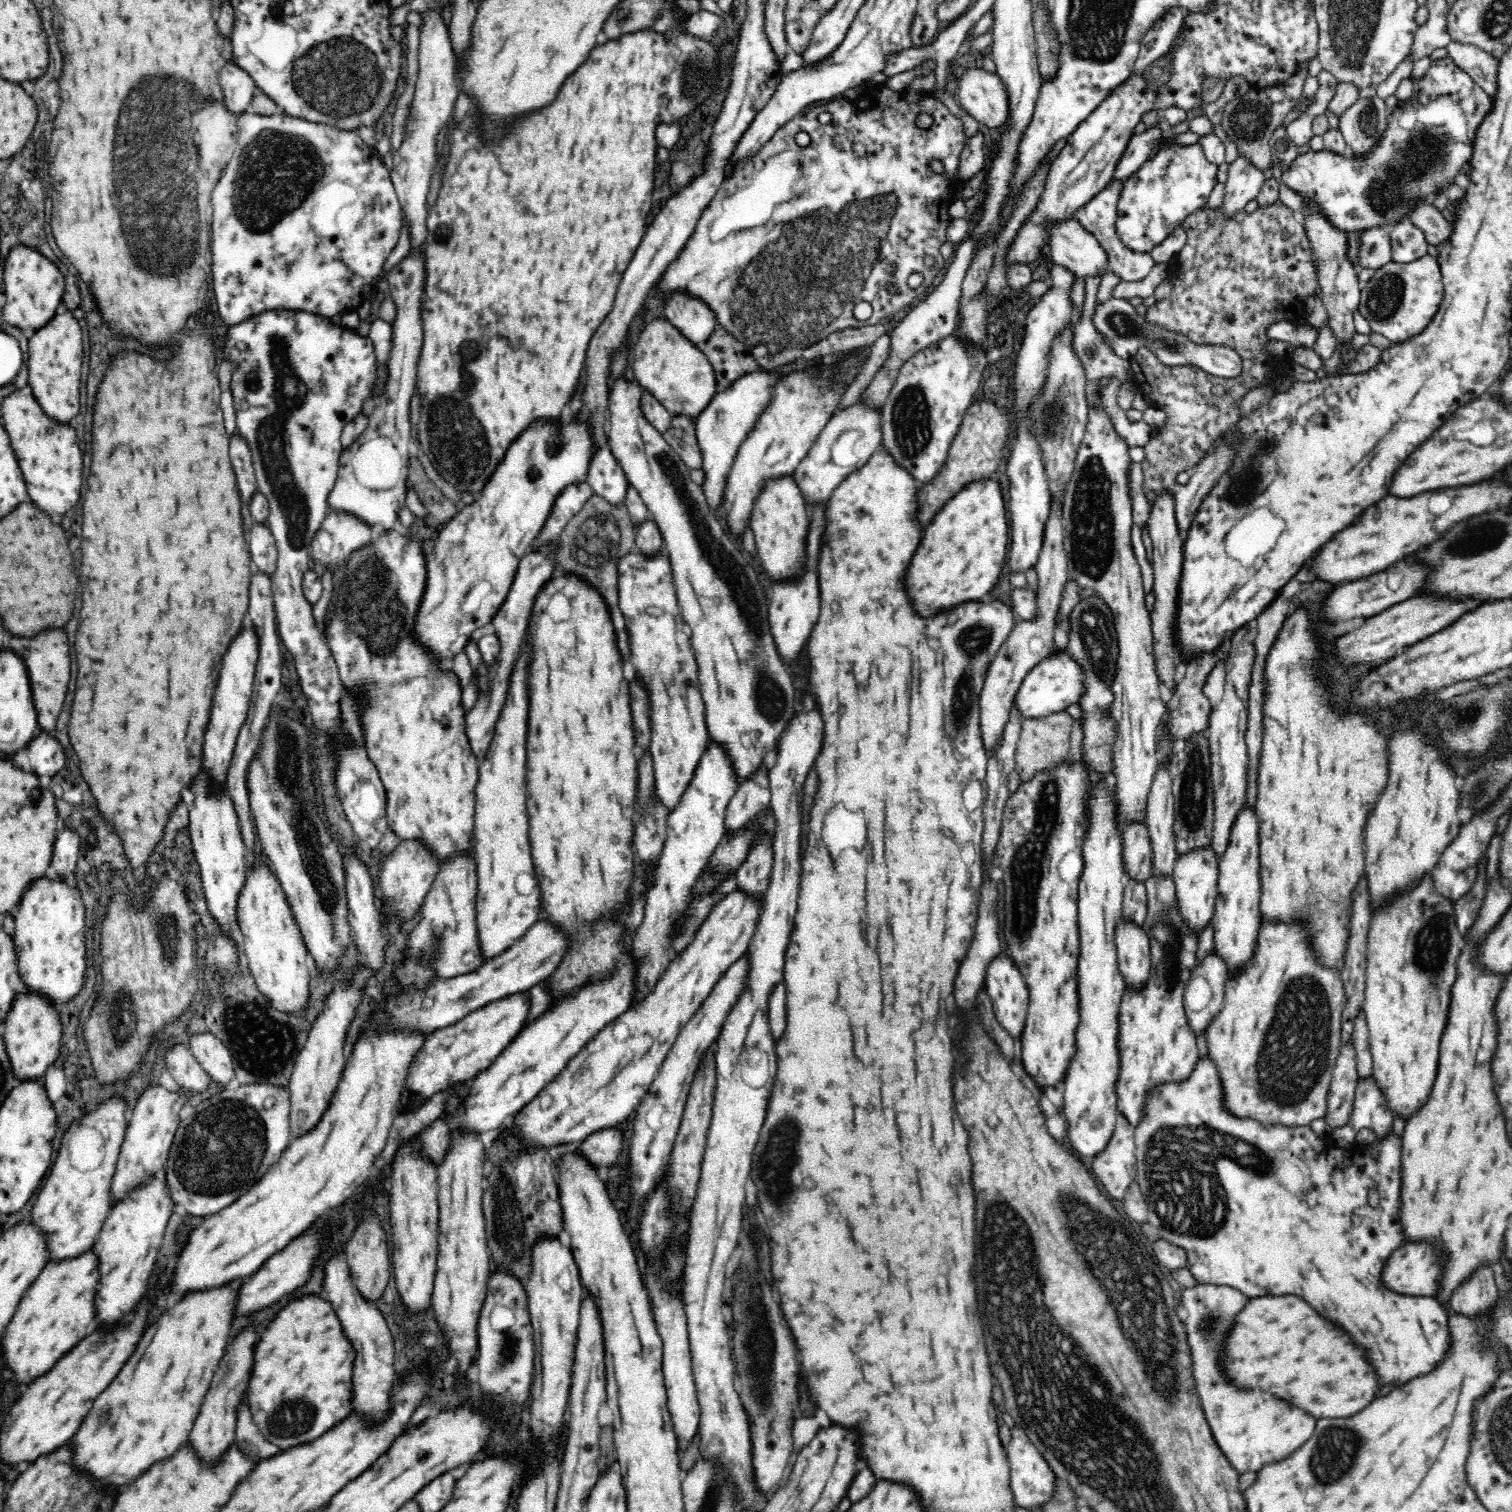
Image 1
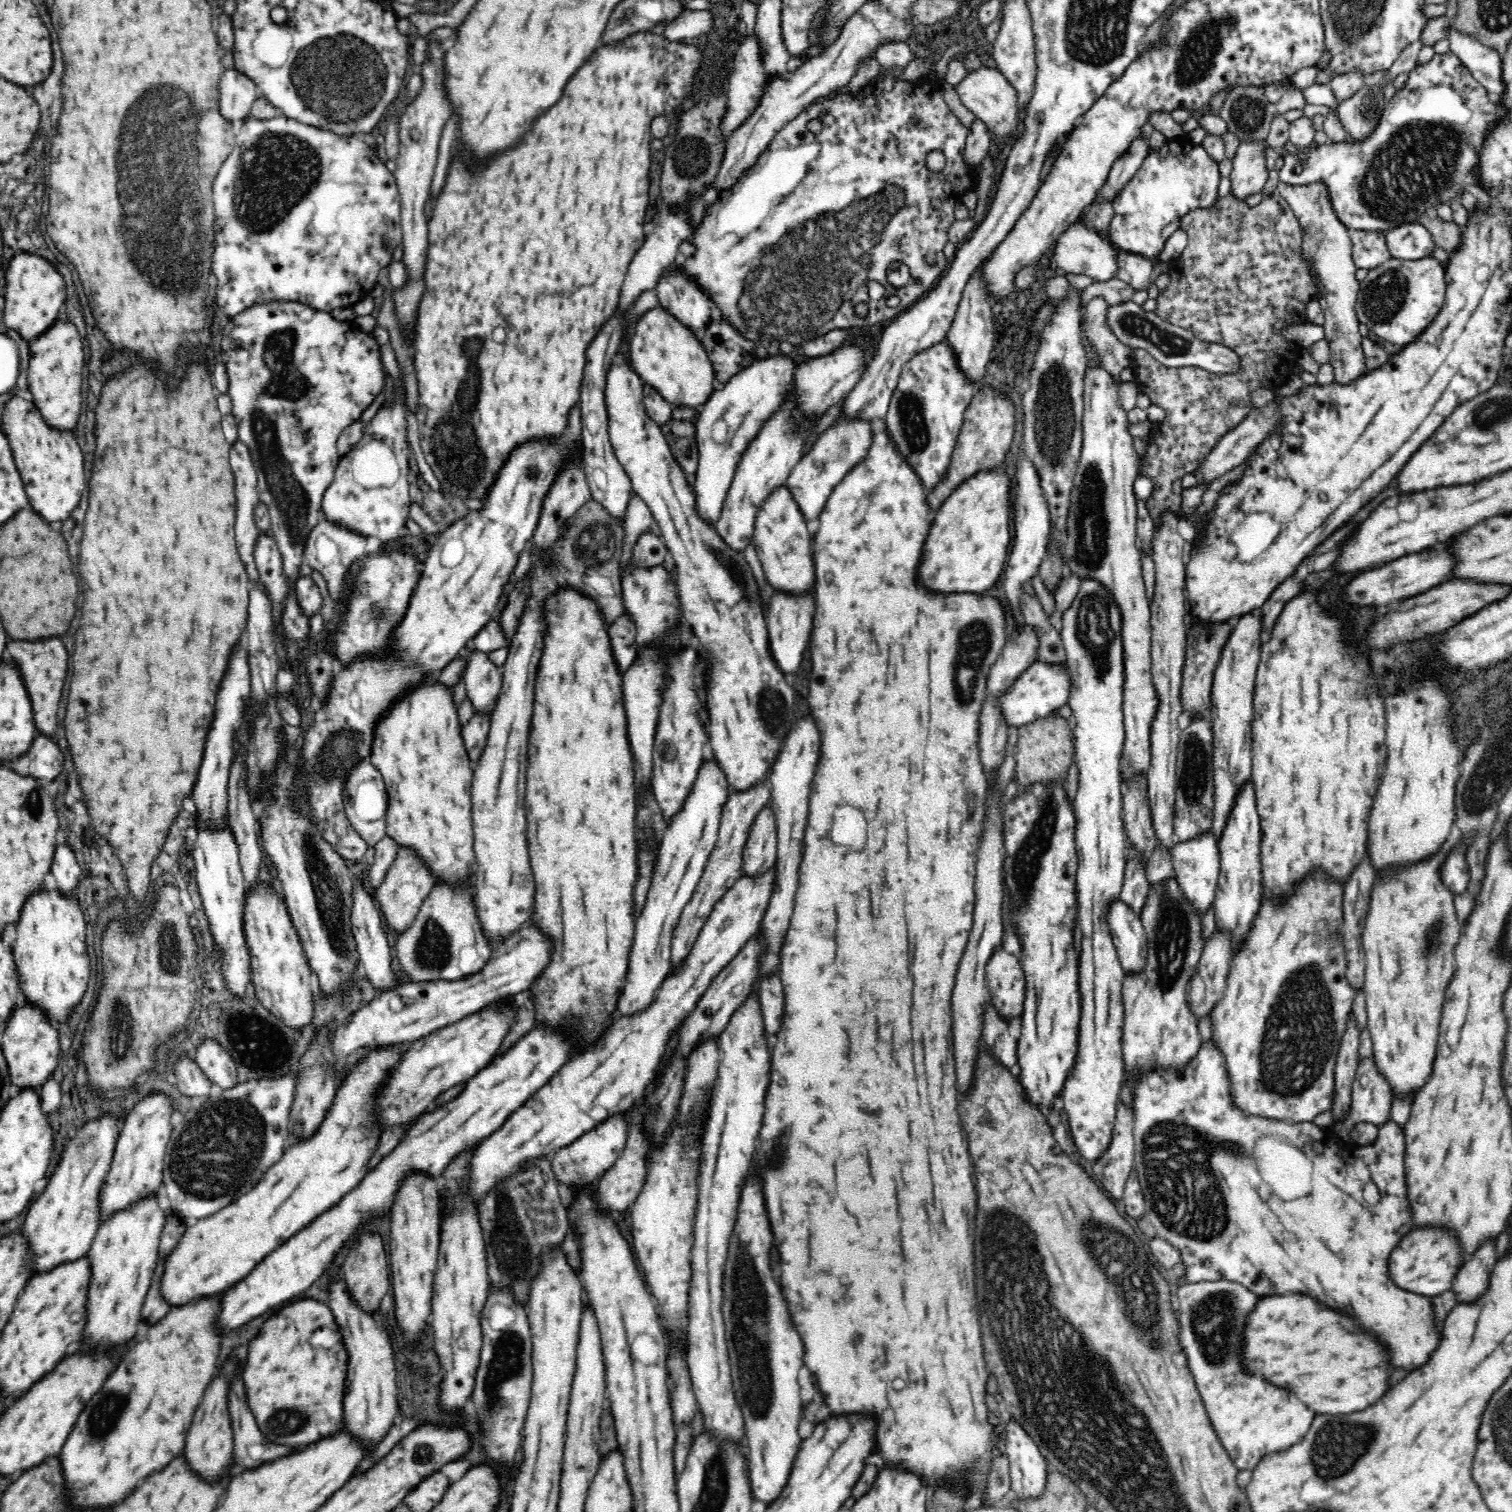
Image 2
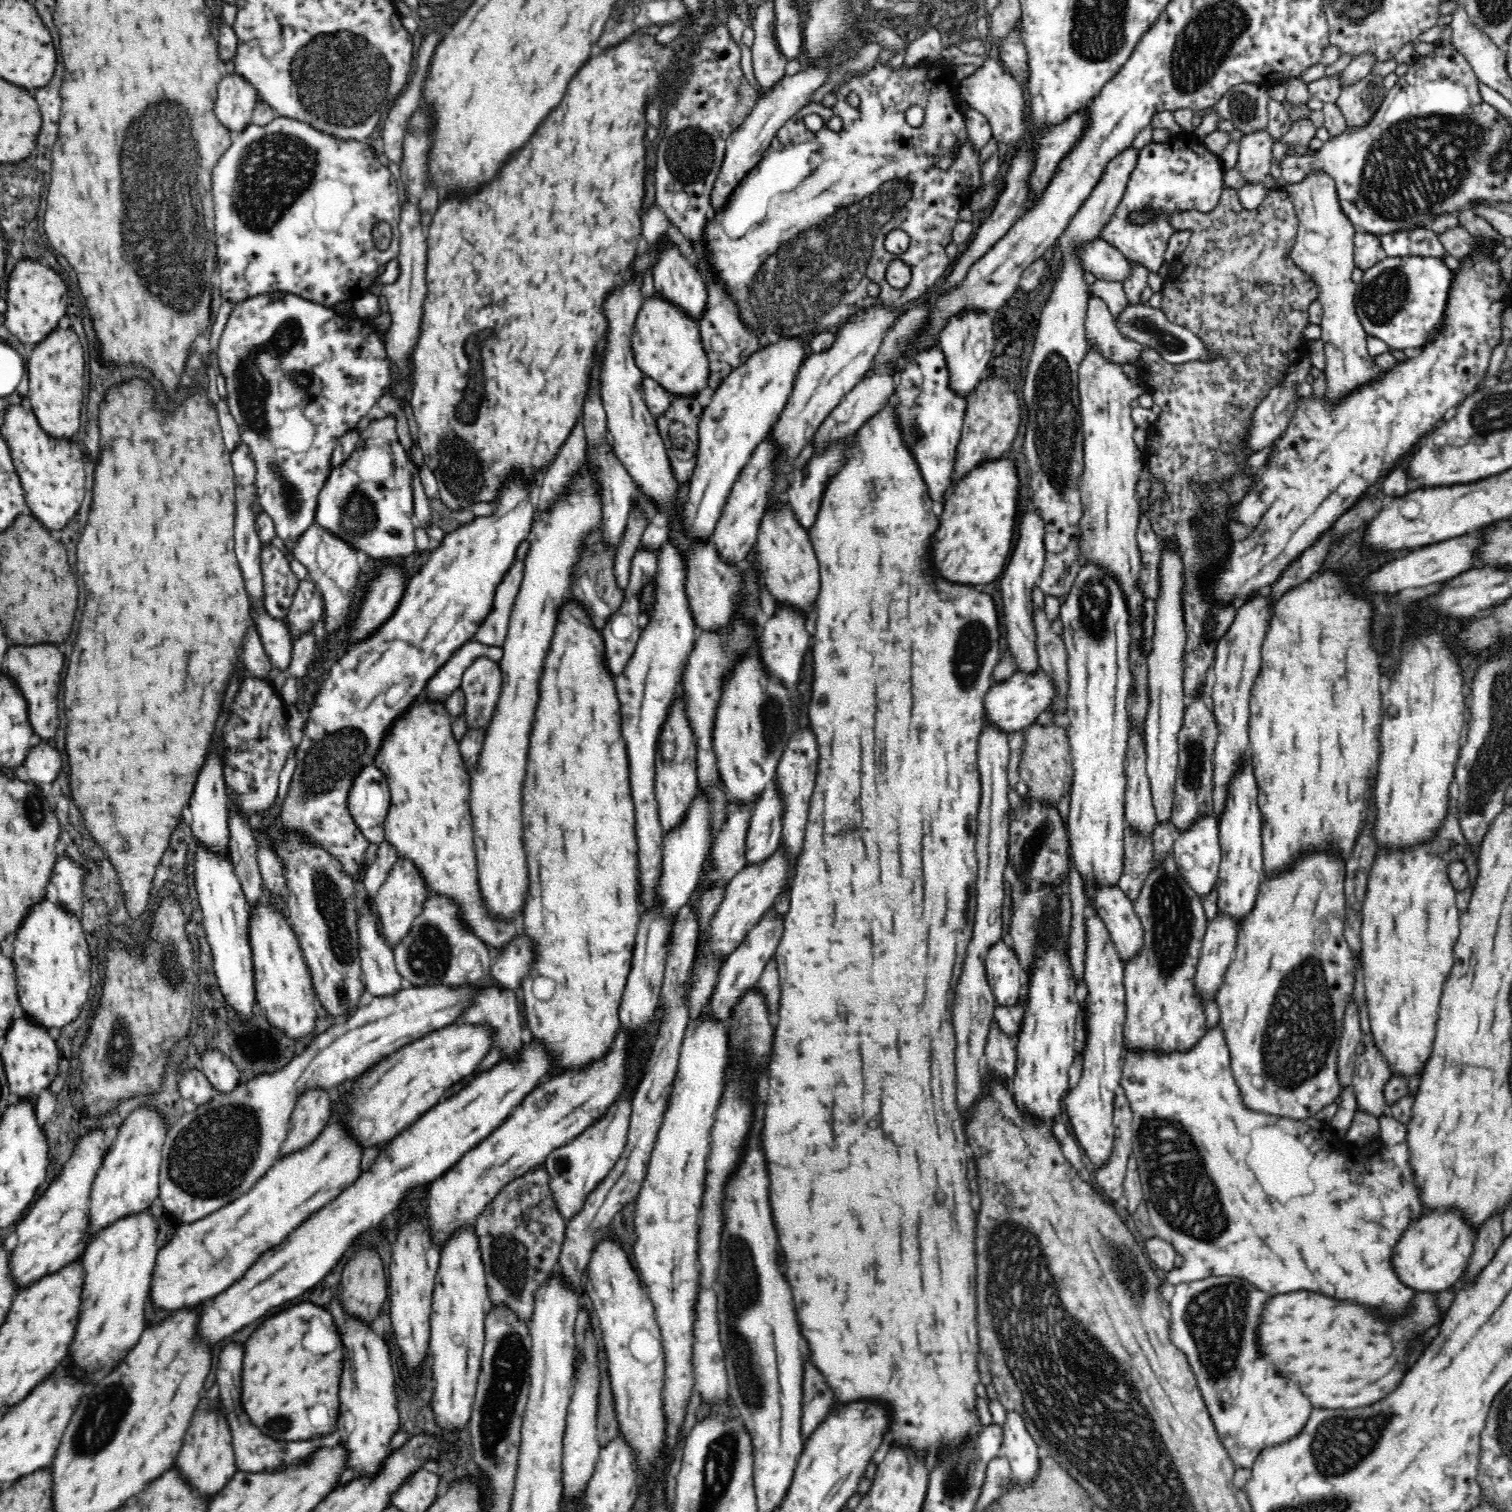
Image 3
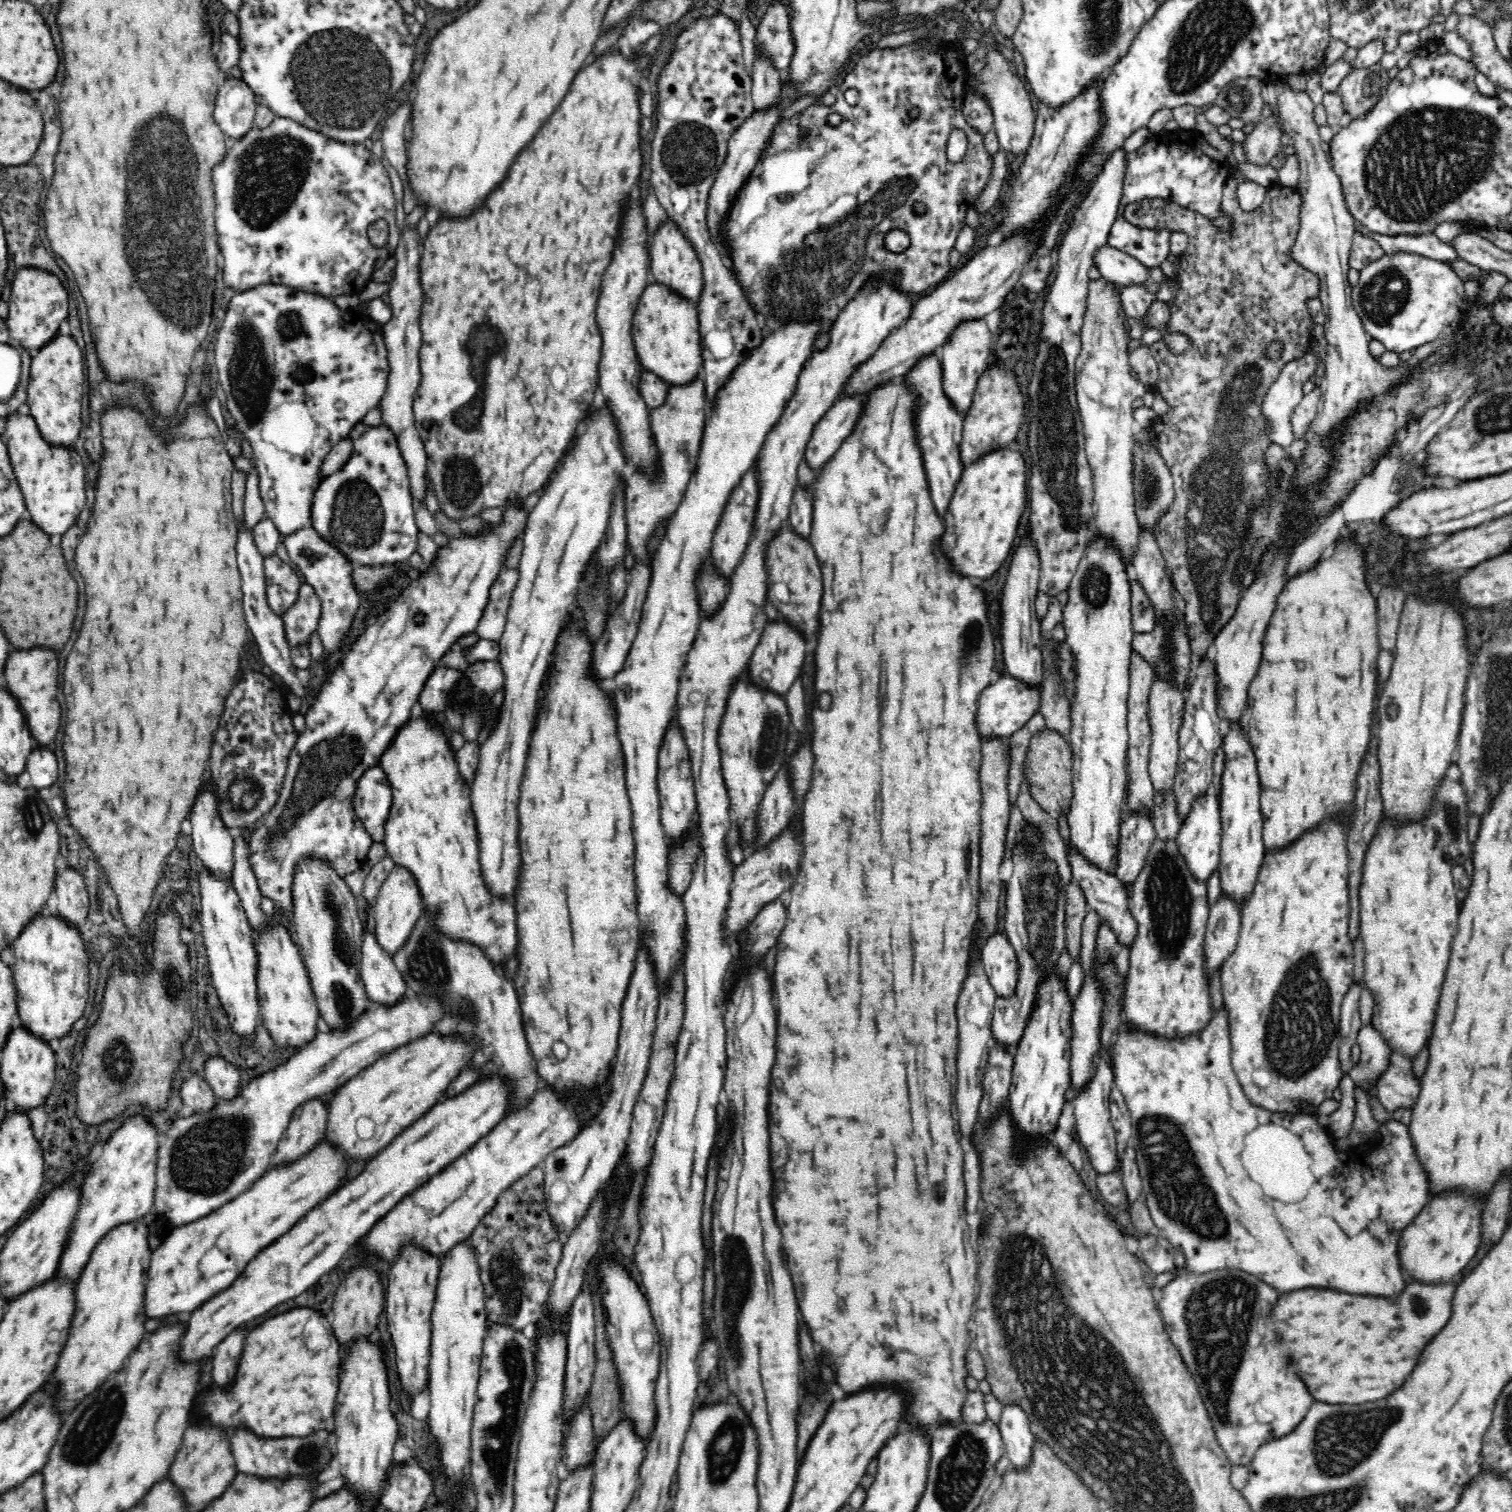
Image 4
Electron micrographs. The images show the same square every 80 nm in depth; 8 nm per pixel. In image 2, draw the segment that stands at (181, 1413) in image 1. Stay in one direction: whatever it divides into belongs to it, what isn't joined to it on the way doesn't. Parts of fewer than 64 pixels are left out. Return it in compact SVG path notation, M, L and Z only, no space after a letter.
M216 1292L212 1298L200 1296L186 1306L170 1308L170 1312L158 1324L150 1326L134 1348L120 1360L104 1388L86 1403L59 1454L63 1478L66 1478L65 1486L69 1488L67 1492L73 1506L106 1508L122 1502L142 1478L162 1470L184 1448L194 1412L216 1372L220 1340L214 1338L212 1330L216 1330L214 1326L220 1328L218 1310L222 1299Z

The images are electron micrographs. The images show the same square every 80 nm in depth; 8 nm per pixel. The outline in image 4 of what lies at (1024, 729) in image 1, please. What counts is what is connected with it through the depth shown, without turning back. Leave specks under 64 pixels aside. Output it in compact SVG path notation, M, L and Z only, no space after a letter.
M1046 728L1034 733L1023 763L1024 778L1030 786L1030 794L1041 809L1052 815L1068 812L1073 796L1073 756L1072 749L1059 732Z

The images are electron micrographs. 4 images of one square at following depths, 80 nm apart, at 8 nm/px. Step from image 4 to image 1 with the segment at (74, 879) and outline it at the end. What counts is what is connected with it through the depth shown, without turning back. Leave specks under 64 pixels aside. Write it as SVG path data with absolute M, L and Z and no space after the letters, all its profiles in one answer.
M64 826L62 832L56 836L54 854L52 854L52 866L56 869L57 874L73 880L81 849L77 830Z

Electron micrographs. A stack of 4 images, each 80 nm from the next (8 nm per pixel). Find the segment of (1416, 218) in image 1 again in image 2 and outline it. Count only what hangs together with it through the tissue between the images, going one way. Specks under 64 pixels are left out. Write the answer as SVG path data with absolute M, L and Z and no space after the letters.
M1424 212L1417 223L1428 230L1435 246L1443 248L1446 252L1452 252L1460 246L1462 230L1461 226L1454 222L1442 221L1434 212Z

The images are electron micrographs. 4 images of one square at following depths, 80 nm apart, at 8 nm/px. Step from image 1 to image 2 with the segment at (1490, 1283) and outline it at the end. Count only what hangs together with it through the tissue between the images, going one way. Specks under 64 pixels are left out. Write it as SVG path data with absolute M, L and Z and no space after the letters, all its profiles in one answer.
M1494 1244L1482 1246L1474 1256L1466 1260L1450 1284L1456 1305L1477 1301L1489 1288L1491 1270L1496 1264Z

